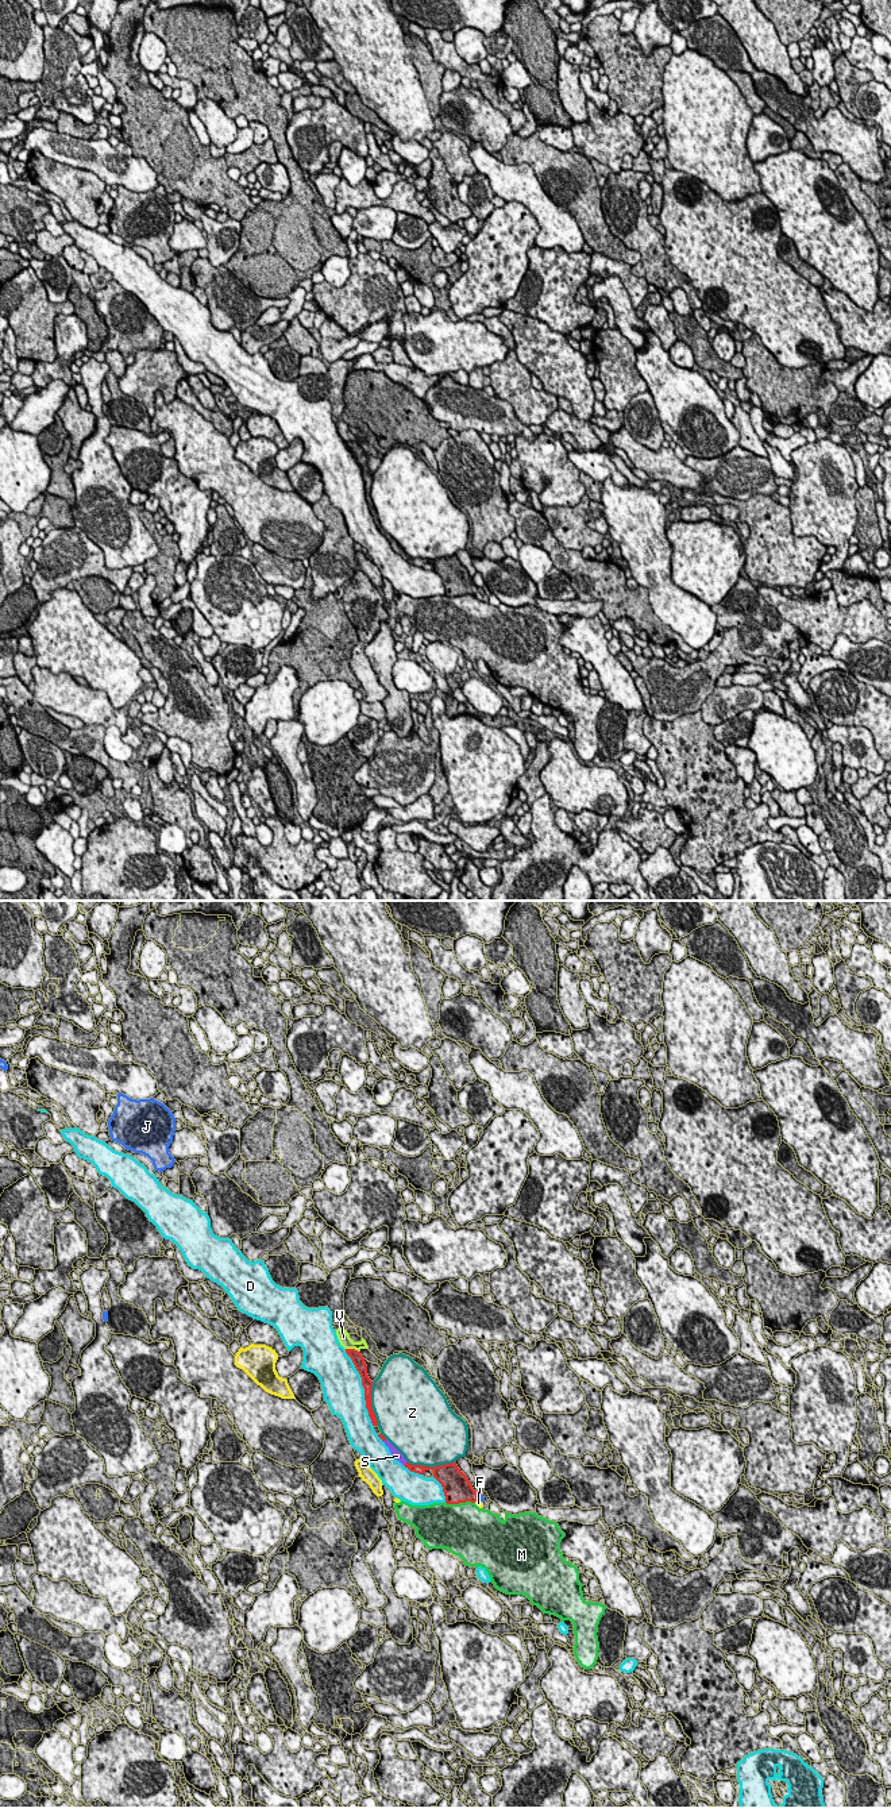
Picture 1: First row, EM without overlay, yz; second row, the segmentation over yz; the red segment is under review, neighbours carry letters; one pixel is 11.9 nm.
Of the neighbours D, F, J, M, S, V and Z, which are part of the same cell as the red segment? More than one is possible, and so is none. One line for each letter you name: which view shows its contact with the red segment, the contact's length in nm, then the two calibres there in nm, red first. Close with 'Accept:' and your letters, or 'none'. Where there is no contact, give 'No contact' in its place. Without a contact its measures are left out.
S: Touches red in yz. Shared border 60 nm. Thickness 120 nm (red) against 100 nm
Accept: S

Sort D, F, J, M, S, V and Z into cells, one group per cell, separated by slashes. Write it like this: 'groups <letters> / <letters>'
groups D / F / J / M / S / V / Z

